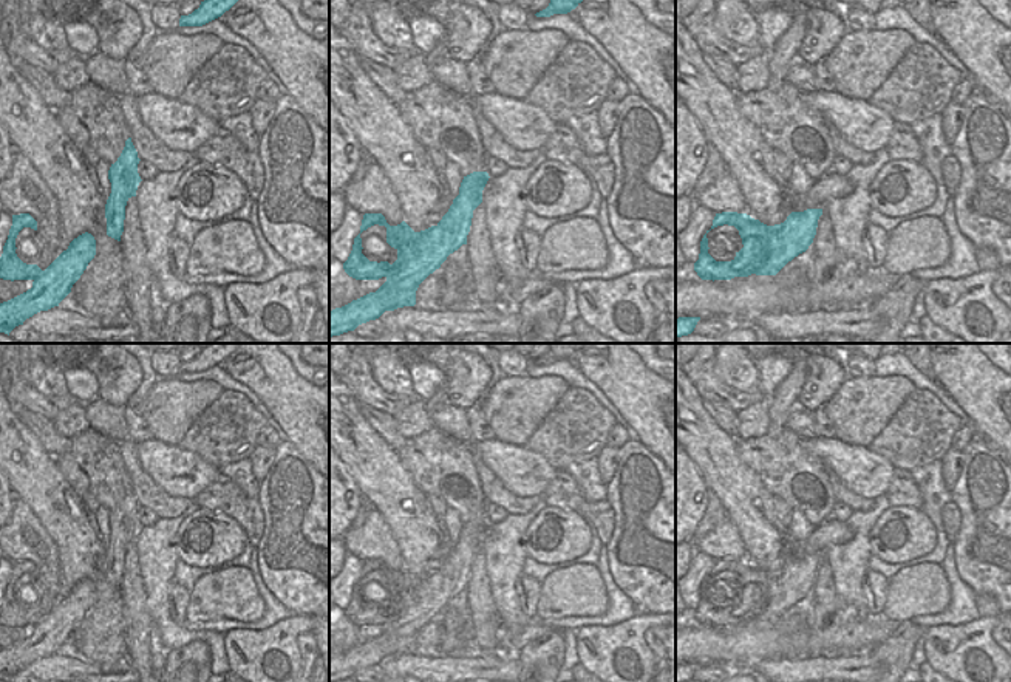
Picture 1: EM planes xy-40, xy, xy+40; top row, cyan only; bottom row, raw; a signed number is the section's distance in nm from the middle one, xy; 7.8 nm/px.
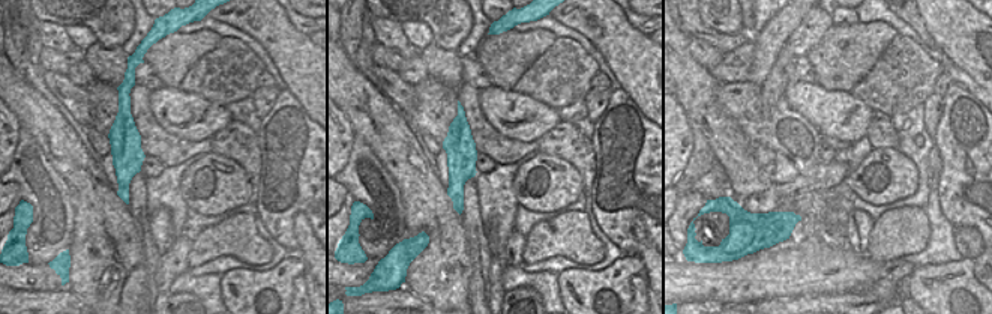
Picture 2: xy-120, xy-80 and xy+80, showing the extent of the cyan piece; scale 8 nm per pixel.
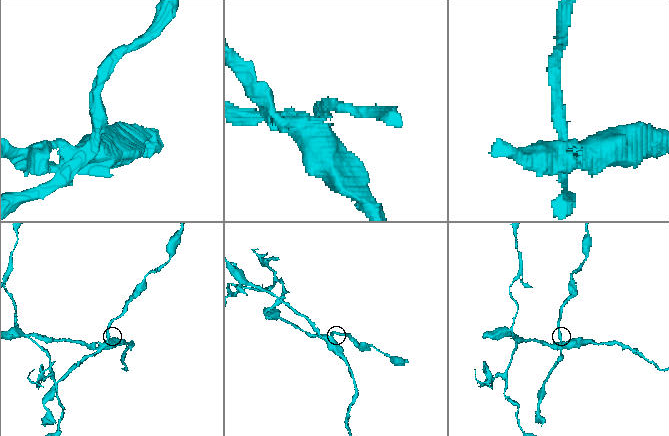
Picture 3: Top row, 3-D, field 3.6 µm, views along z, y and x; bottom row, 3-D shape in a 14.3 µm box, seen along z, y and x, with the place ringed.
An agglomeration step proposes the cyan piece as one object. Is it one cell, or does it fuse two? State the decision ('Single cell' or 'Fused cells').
Fused cells.

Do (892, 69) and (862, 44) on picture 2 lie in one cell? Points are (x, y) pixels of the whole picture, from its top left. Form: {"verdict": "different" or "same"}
{"verdict": "different"}

